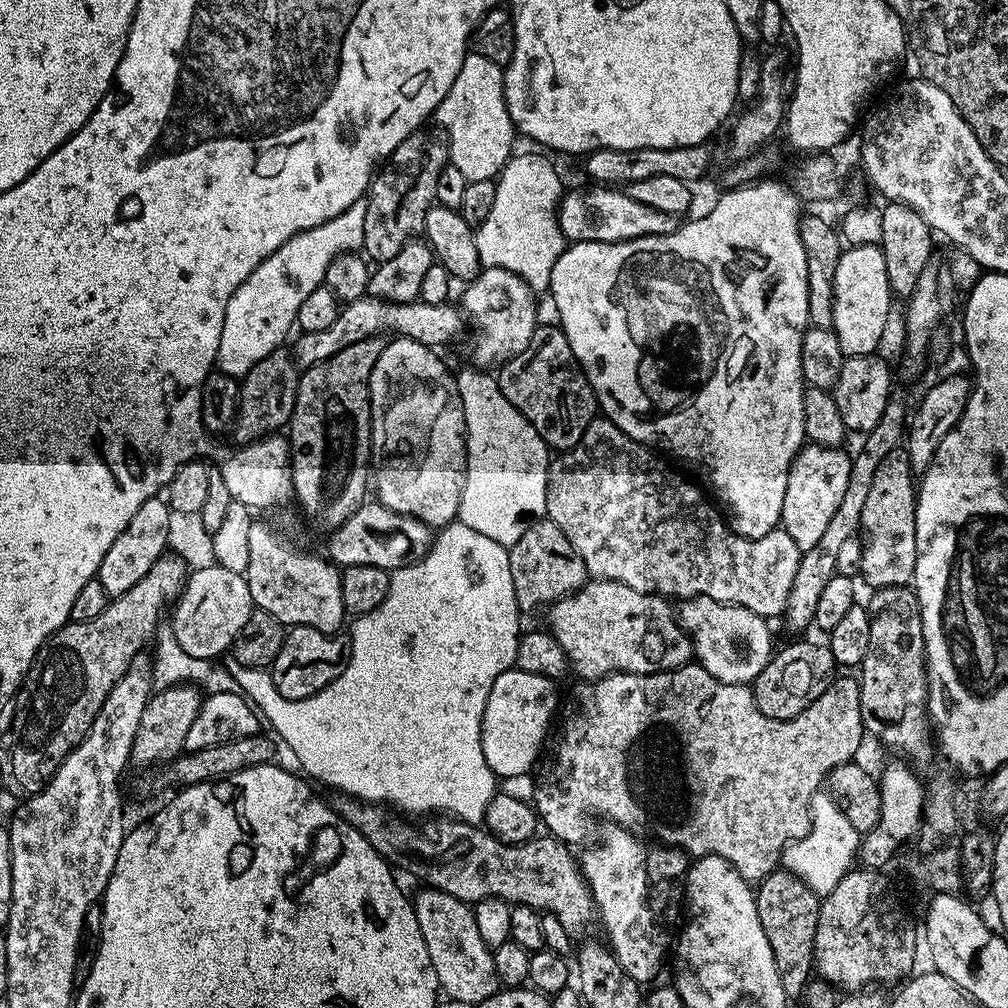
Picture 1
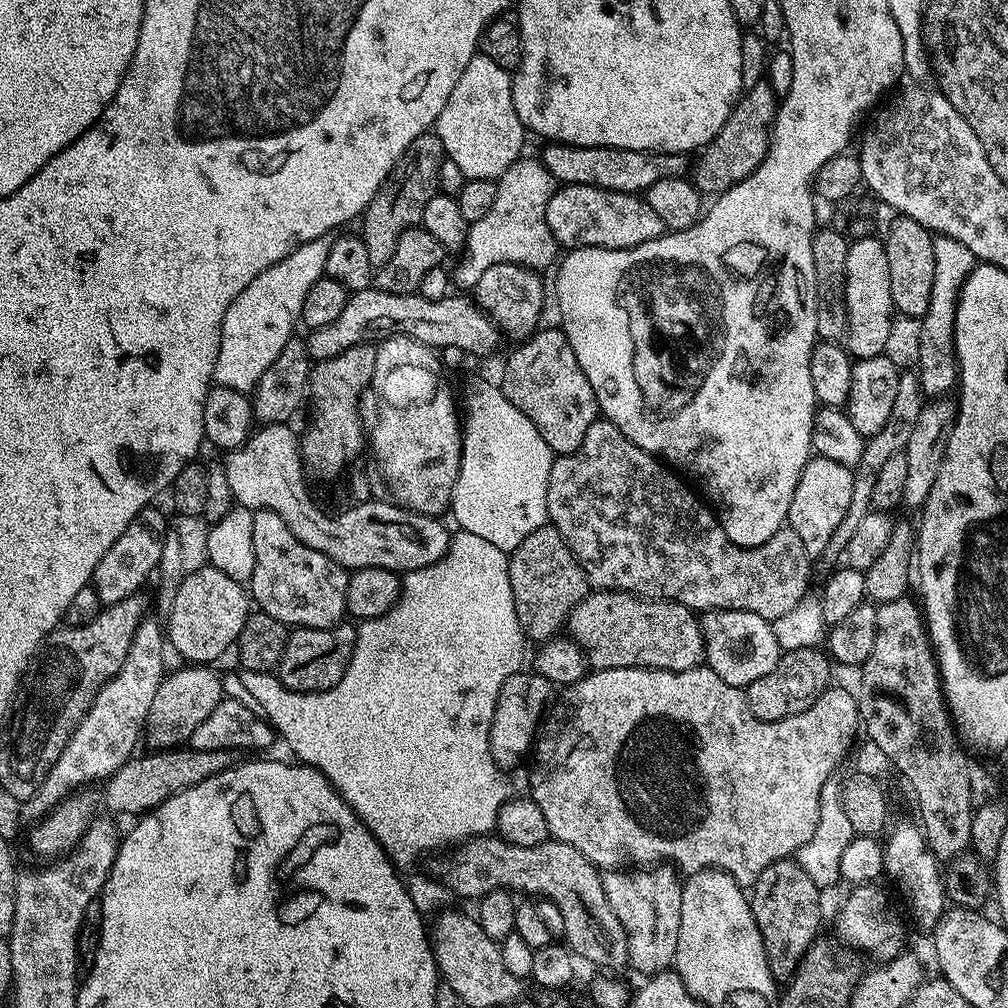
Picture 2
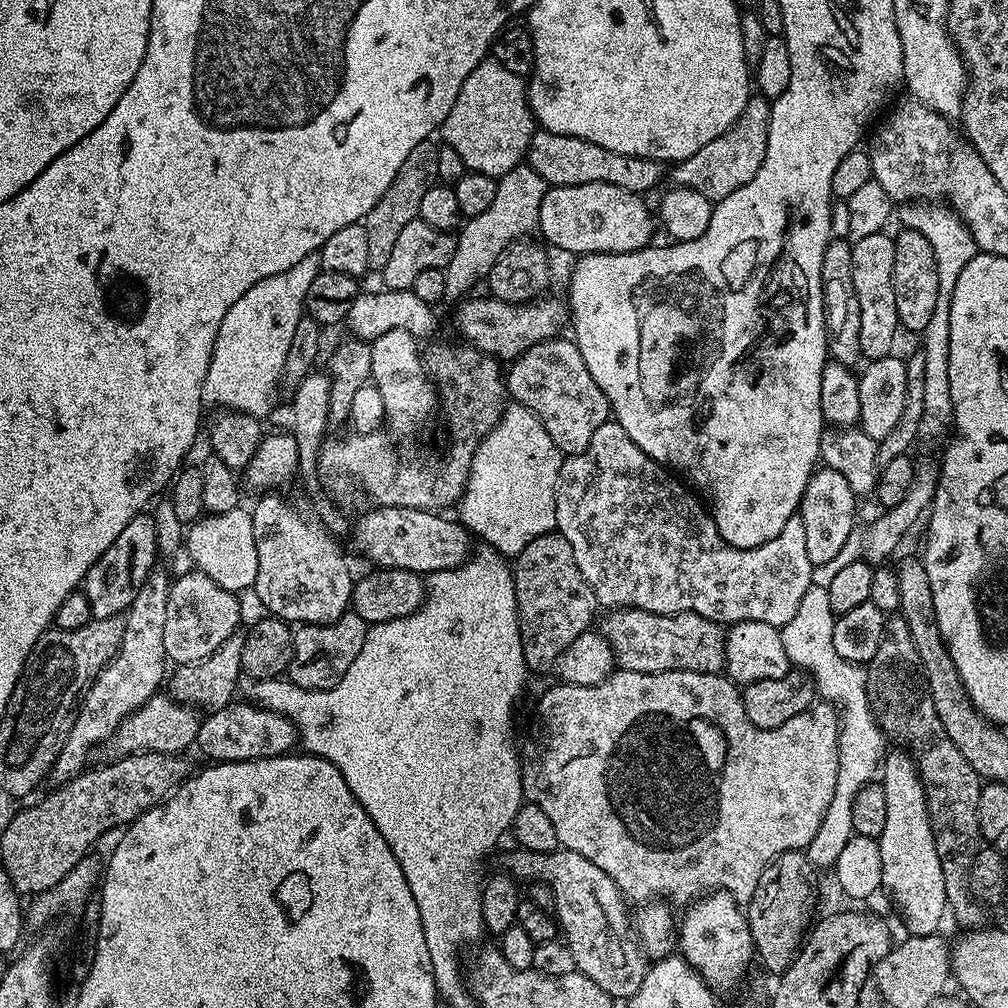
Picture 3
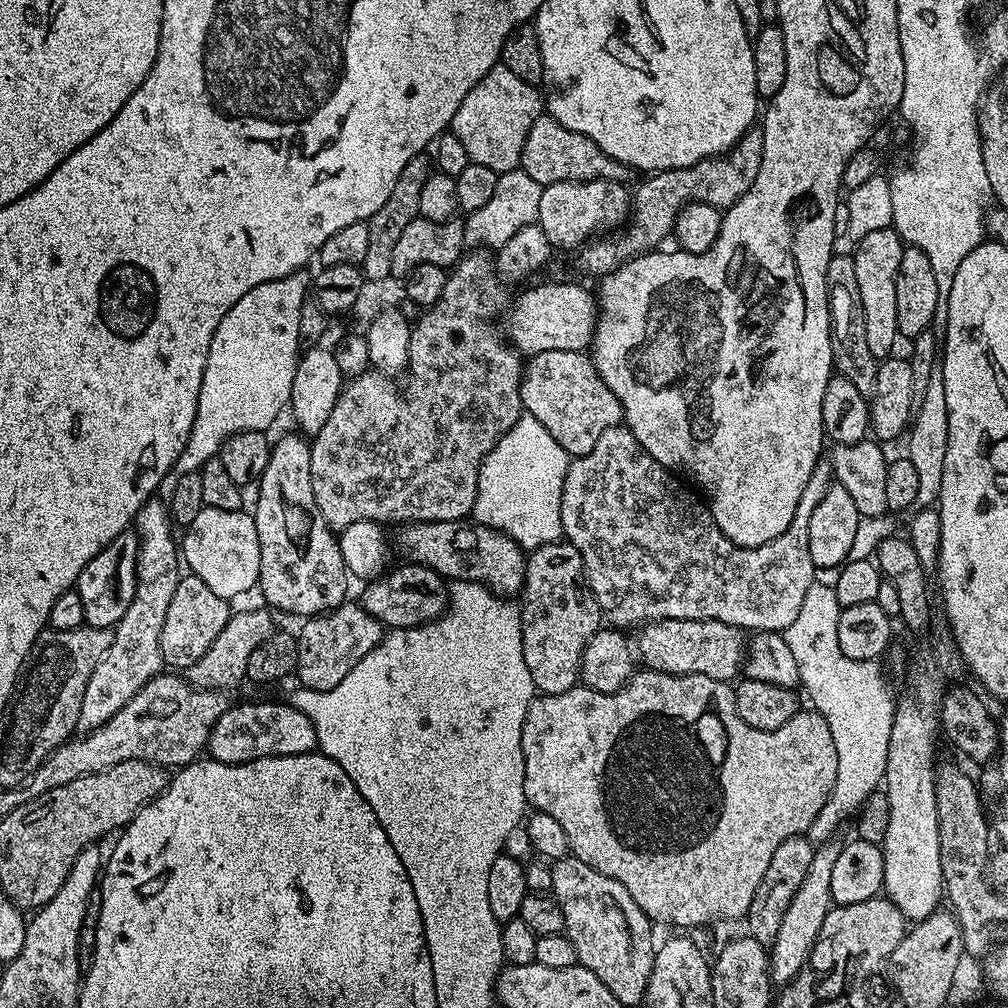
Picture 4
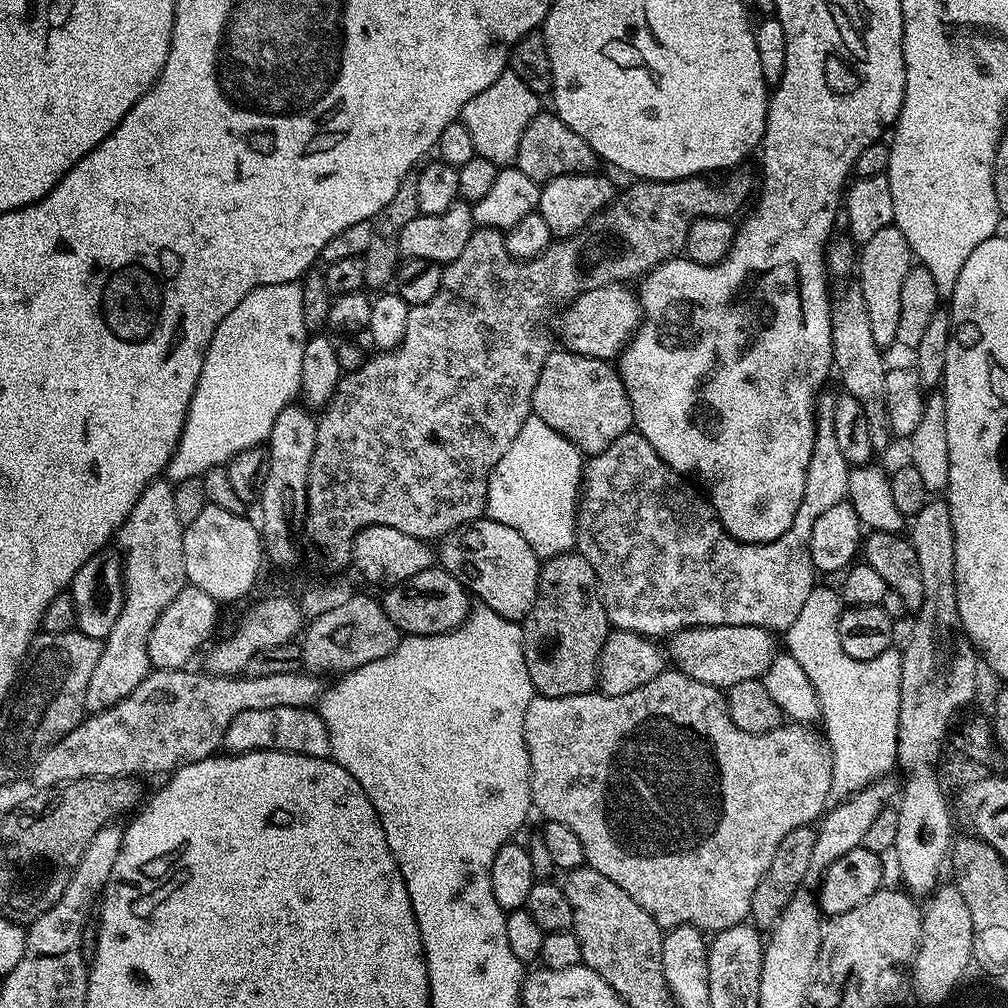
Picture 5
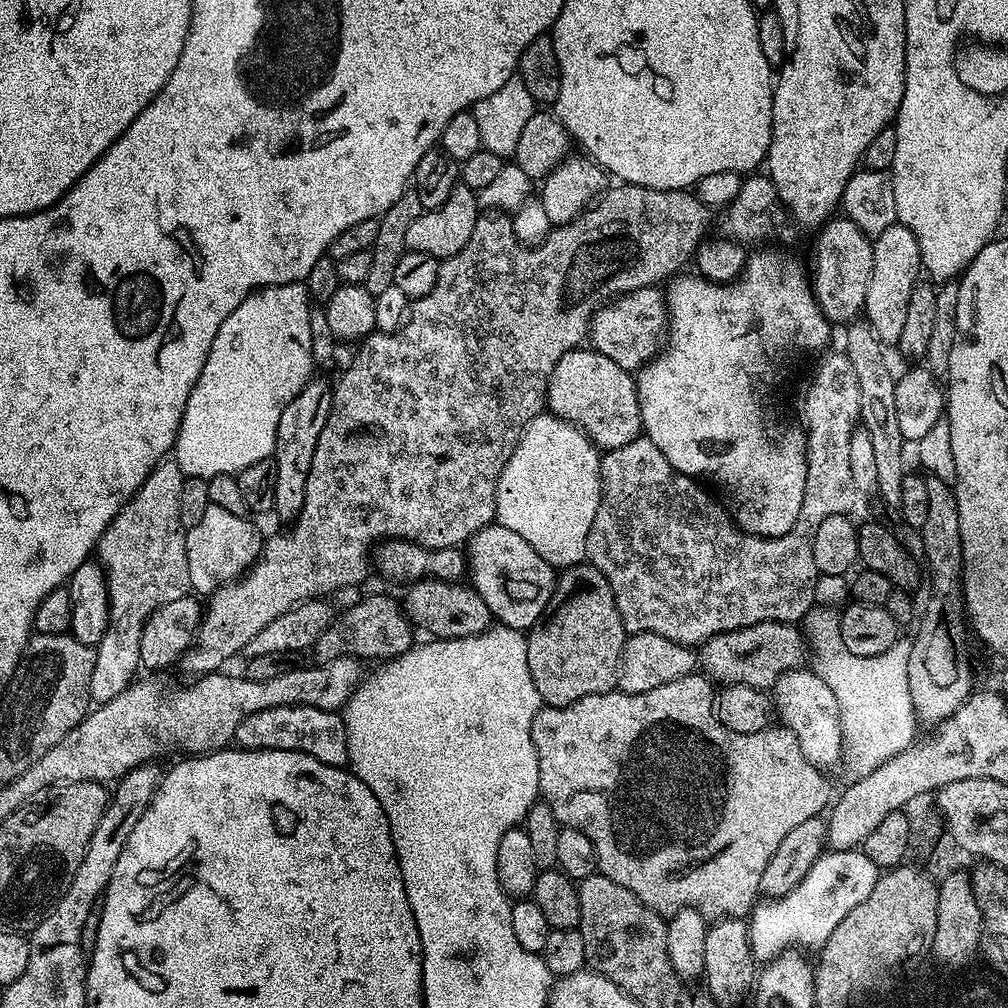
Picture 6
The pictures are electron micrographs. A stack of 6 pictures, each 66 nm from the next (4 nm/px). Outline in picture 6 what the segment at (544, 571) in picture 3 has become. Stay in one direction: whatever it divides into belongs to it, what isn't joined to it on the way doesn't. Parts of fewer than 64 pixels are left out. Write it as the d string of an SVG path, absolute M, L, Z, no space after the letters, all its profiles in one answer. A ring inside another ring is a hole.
M581 562L559 573L556 591L552 593L552 603L548 611L527 629L526 635L526 658L530 666L530 678L534 678L534 686L545 705L565 708L578 698L610 692L617 687L618 661L622 656L626 633L610 582L593 564Z

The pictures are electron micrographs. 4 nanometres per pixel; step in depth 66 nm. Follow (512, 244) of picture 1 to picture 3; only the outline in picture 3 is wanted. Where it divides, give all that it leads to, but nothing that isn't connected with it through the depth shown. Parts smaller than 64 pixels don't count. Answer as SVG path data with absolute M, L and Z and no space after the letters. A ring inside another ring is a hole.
M521 162L496 181L498 191L486 214L478 214L463 221L456 236L454 258L446 266L449 297L463 297L476 283L487 277L488 271L504 251L517 240L531 237L540 222L540 207L546 191L546 183L527 163Z

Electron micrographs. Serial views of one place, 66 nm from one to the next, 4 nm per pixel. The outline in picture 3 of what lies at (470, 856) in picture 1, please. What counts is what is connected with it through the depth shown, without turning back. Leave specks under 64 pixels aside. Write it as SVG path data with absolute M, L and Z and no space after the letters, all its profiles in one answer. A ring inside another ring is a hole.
M517 847L515 851L511 875L517 881L539 882L554 890L554 915L564 943L570 954L574 954L576 971L586 974L590 982L598 982L598 986L617 1002L626 1002L638 994L638 986L642 986L642 978L646 978L650 960L636 938L634 920L620 887L602 874L590 858L582 858L582 854L574 854L568 848L559 847L554 852L527 852Z

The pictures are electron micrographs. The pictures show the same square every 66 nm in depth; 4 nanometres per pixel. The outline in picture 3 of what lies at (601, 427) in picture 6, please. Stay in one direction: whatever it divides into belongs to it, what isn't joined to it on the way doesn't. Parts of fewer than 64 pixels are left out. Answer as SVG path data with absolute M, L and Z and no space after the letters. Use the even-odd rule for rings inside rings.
M564 339L538 342L538 346L530 346L530 350L511 361L506 368L506 392L542 422L546 434L550 434L550 442L554 442L564 456L577 456L590 446L594 430L608 421L610 409L606 394L602 394L598 382L590 378L590 370L586 370L586 362L582 362L575 339Z

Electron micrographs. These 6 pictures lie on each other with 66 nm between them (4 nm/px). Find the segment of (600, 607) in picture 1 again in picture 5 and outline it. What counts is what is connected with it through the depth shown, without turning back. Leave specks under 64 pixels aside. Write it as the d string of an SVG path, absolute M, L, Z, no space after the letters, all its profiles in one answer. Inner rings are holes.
M706 626L705 628L683 628L667 641L666 652L677 669L685 672L698 682L706 682L706 686L714 686L721 690L732 688L738 682L759 680L763 677L770 662L778 654L776 640L771 631L758 626Z

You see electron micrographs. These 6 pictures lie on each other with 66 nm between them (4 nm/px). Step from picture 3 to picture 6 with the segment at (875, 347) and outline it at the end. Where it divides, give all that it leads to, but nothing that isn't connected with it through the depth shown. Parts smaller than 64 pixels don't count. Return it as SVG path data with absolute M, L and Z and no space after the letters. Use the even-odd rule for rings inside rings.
M897 222L872 240L872 253L874 266L870 274L870 286L866 292L863 313L880 343L885 346L891 346L891 344L896 346L902 338L906 314L909 313L910 294L914 294L922 276L918 238L914 238L914 234L905 224Z

